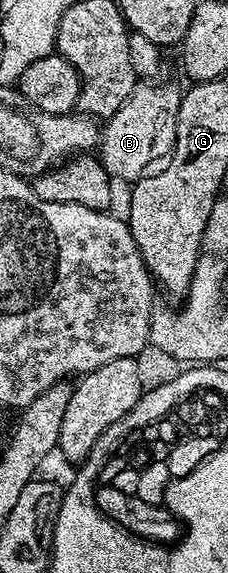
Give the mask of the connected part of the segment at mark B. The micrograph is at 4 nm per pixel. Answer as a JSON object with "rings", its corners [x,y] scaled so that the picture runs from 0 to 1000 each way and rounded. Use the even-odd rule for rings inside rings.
{"rings":[[[693,145],[592,147],[579,166],[535,182],[526,194],[461,206],[443,220],[439,279],[504,318],[601,318],[645,297],[741,276],[746,262],[763,258],[803,157],[763,148],[675,147]]]}

